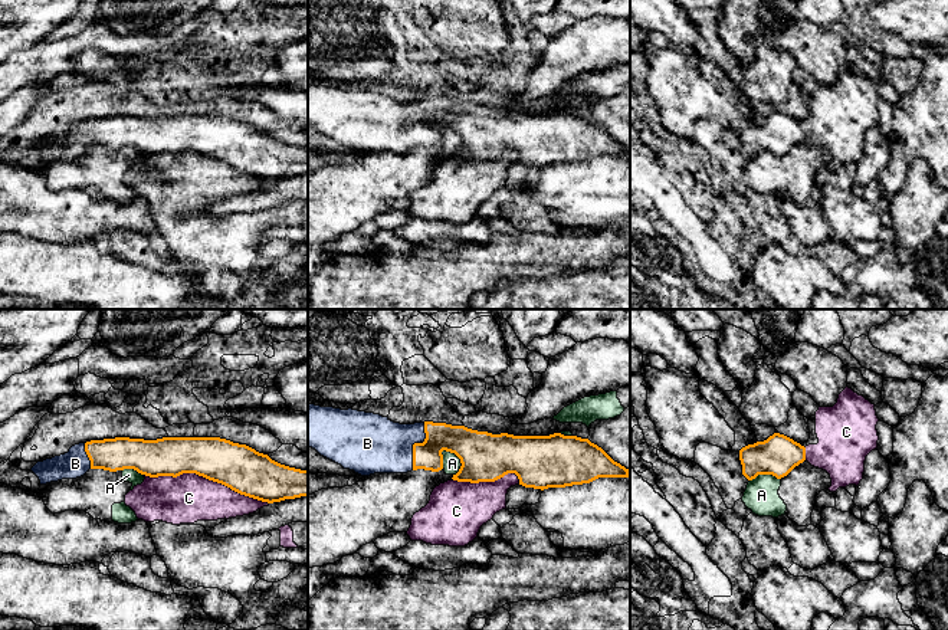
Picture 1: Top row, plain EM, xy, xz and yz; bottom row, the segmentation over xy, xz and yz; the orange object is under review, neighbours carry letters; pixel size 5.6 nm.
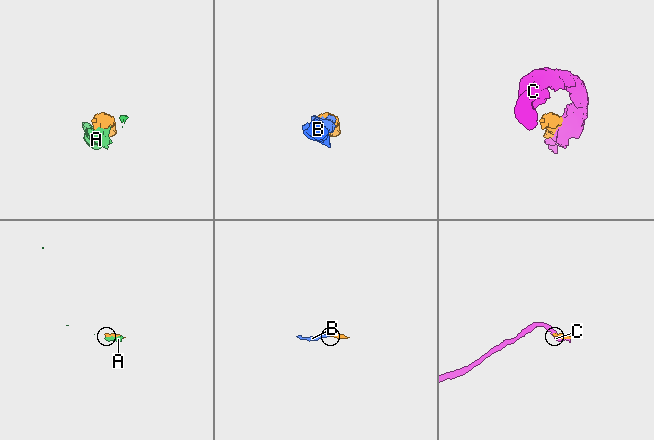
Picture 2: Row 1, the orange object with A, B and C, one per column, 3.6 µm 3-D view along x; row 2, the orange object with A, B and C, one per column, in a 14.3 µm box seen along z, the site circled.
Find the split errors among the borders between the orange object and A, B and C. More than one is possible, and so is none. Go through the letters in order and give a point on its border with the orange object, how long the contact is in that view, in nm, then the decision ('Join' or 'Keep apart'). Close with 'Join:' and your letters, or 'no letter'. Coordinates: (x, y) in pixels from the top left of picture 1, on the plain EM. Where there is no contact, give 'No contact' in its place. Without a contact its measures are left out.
A: Touches orange at xz (459, 135). Shared border 170 nm. Keep apart
B: Touches orange at xz (415, 121). Shared border 280 nm. Join
C: Touches orange at xy (206, 156). Shared border 700 nm. Keep apart
Join: B

